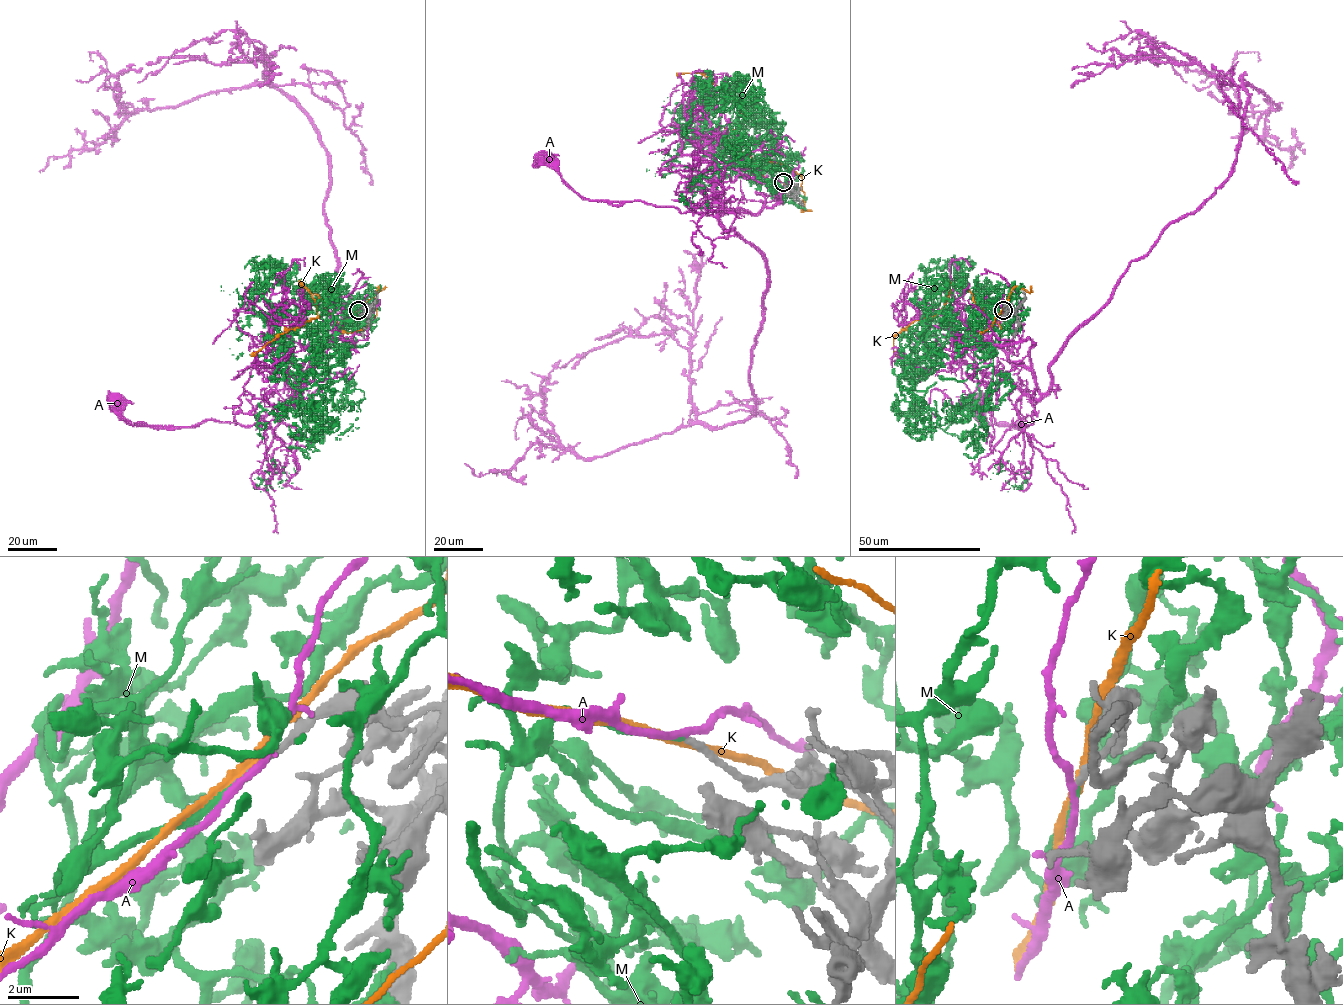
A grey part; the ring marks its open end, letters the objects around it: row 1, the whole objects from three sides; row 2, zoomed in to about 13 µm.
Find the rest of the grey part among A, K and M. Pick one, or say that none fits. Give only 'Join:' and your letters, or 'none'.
Join: M

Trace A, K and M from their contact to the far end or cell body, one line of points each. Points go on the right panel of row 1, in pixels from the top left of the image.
A: (1003, 310), (982, 381), (986, 375), (1003, 373), (1032, 396), (1033, 422), (990, 424), (980, 412), (978, 399)
K: (1004, 309), (994, 322), (967, 289), (951, 284), (940, 311), (930, 319), (914, 320), (896, 334), (895, 356)
M: (1003, 310), (948, 307), (922, 349), (912, 328), (935, 336), (898, 383), (926, 392), (921, 435), (953, 418)

